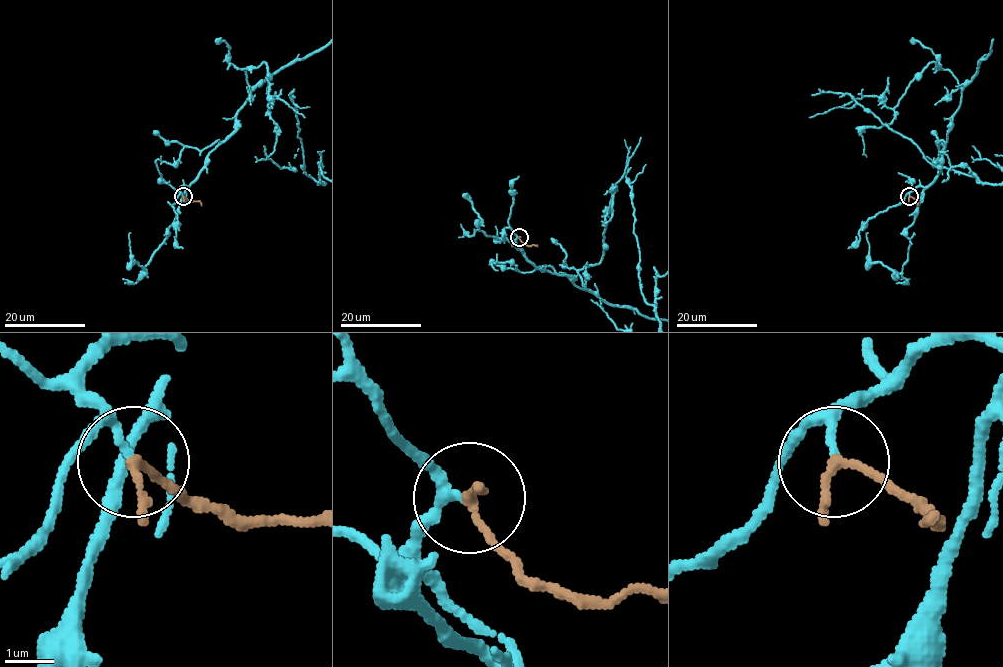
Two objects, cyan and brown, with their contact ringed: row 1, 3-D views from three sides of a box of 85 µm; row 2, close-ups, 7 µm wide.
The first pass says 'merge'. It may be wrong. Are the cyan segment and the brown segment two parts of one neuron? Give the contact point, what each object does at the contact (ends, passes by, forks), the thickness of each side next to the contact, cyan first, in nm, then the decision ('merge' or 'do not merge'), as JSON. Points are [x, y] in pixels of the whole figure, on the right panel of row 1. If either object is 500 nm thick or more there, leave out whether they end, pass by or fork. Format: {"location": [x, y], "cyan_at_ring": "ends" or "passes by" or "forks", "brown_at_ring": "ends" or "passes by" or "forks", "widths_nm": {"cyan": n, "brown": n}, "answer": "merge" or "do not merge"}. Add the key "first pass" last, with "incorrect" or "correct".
{"location": [909, 196], "cyan_at_ring": "passes by", "brown_at_ring": "passes by", "widths_nm": {"cyan": 110, "brown": 160}, "answer": "merge", "first pass": "correct"}

